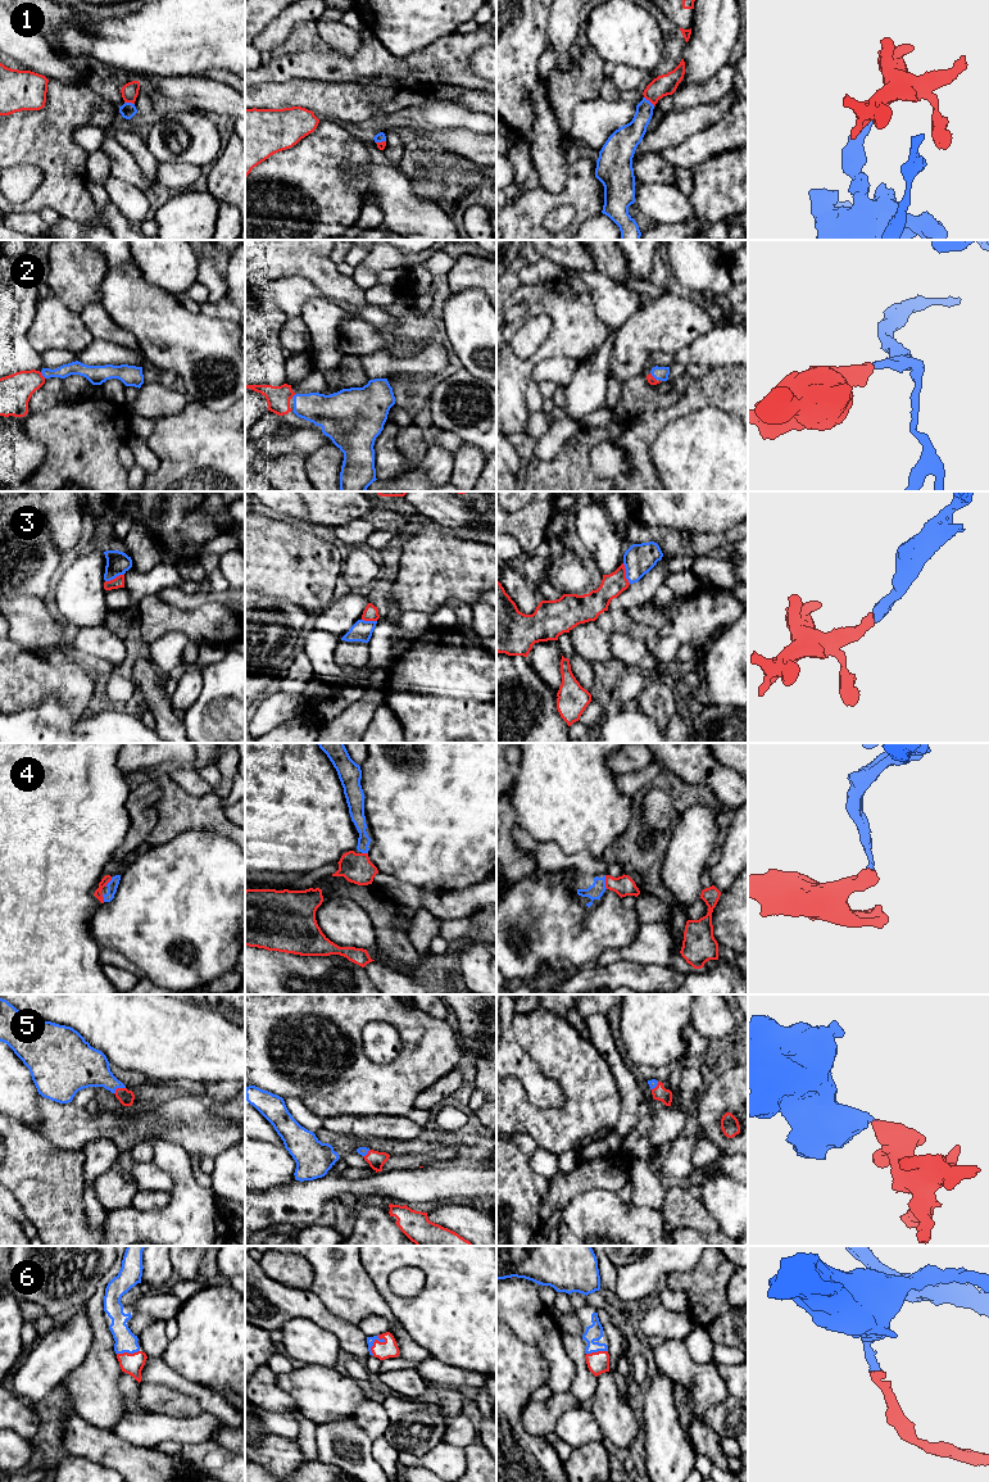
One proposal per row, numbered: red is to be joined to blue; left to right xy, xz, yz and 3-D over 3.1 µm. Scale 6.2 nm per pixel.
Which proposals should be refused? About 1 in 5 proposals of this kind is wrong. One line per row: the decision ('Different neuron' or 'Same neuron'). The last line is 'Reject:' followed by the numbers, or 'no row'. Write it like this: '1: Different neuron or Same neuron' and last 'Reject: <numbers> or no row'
1: Same neuron
2: Same neuron
3: Same neuron
4: Same neuron
5: Same neuron
6: Same neuron
Reject: no row

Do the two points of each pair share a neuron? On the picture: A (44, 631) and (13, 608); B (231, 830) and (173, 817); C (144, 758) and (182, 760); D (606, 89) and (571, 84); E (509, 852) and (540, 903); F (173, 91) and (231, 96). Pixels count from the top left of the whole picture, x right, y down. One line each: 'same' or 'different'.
A: same
B: same
C: same
D: different
E: different
F: same

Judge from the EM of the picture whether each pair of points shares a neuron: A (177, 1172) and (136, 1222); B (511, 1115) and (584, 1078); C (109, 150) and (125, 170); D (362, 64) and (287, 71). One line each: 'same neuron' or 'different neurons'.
A: same neuron
B: same neuron
C: same neuron
D: same neuron

